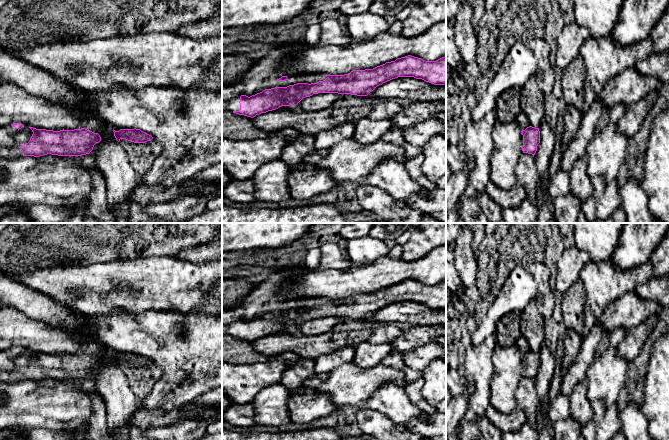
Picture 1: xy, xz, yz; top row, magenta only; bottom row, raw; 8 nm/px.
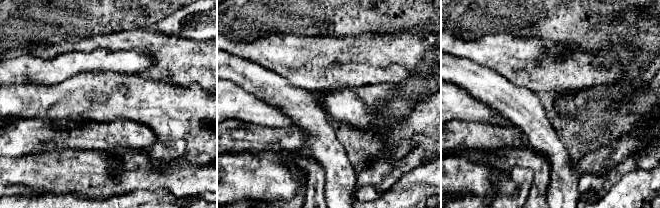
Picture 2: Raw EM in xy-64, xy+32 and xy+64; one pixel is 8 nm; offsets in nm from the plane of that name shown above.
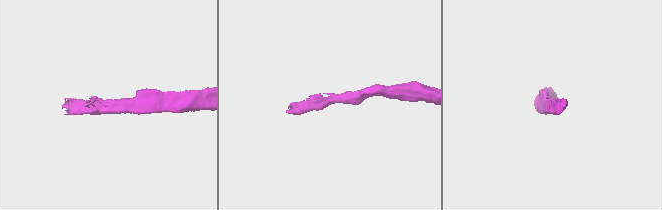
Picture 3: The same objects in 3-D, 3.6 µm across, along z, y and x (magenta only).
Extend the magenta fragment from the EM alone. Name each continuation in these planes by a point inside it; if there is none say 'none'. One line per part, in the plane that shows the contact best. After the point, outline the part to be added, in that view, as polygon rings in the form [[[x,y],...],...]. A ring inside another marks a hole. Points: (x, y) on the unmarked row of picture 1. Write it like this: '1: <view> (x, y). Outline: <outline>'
1: xz (263, 299). Outline: [[[303,264],[282,268],[258,284],[253,291],[239,304],[230,308],[222,308],[222,335],[239,335],[240,320],[248,321],[275,311],[287,311],[297,307],[317,307],[325,304],[324,298],[290,298],[286,305],[279,305],[282,301],[278,292],[284,279],[288,275],[300,275],[306,270]]]

